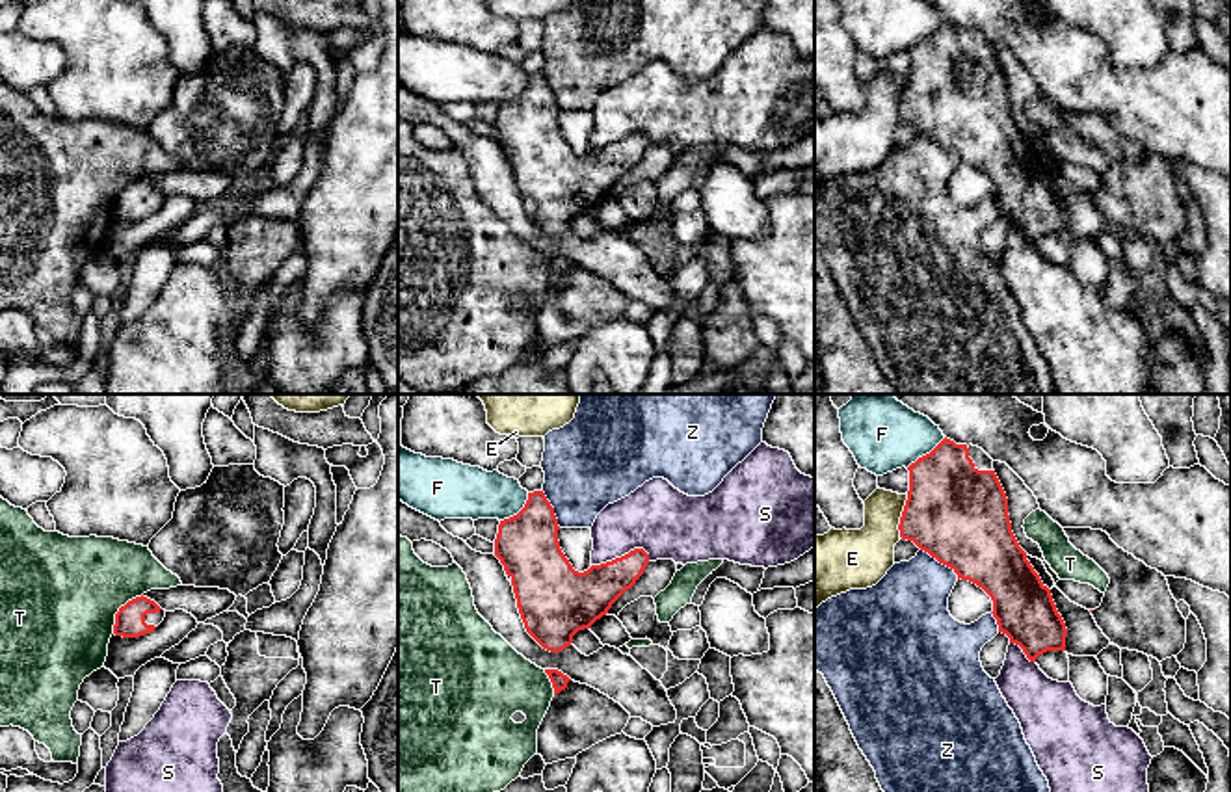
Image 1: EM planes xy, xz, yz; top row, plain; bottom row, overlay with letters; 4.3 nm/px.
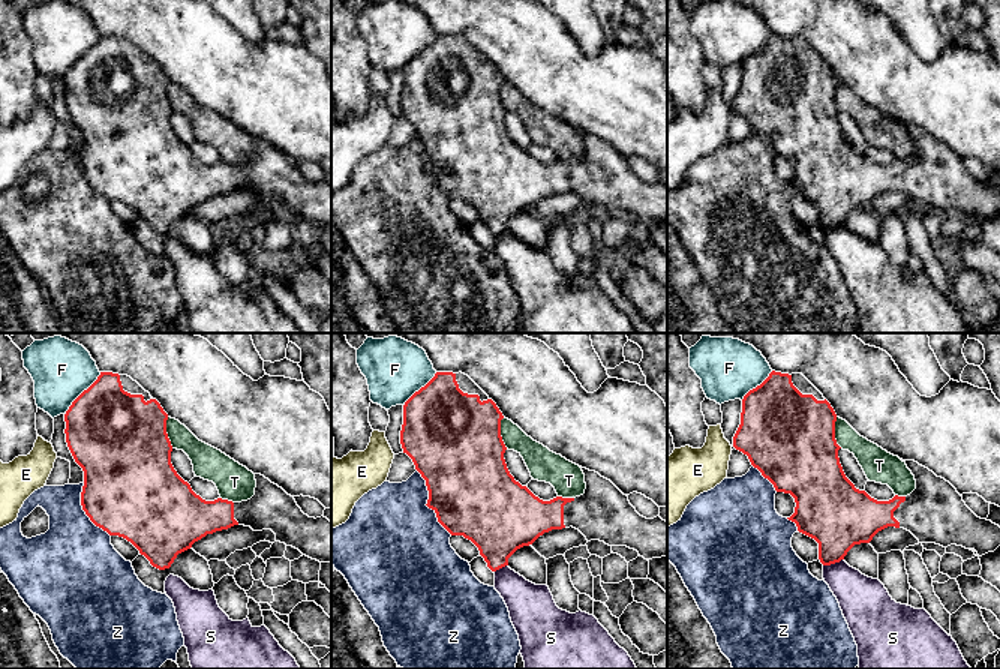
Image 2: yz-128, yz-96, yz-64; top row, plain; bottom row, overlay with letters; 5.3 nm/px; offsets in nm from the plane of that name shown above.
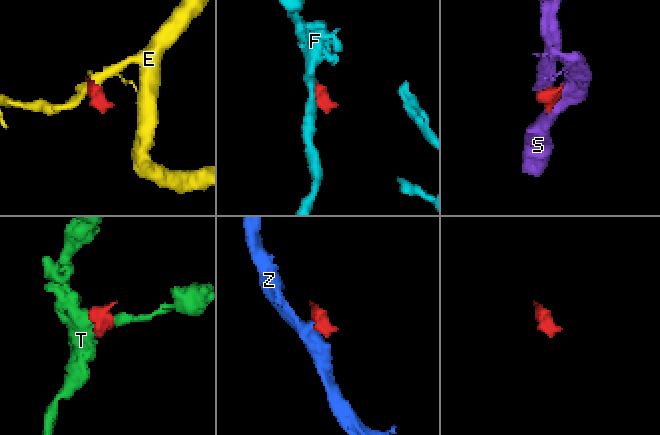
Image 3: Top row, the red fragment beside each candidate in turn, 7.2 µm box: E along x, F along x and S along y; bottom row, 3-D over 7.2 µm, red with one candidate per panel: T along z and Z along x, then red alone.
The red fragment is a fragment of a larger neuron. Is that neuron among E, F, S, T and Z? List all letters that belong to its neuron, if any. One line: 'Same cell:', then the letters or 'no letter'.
Same cell: no letter

